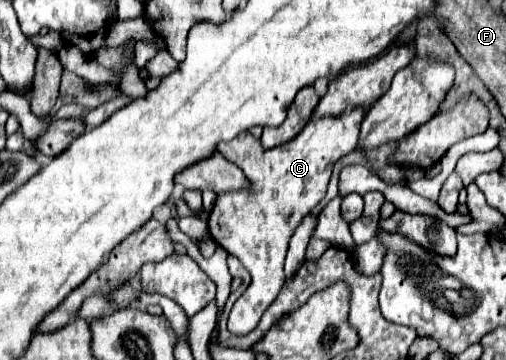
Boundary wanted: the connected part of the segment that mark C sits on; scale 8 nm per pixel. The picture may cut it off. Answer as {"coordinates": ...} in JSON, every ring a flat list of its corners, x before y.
{"coordinates":[[349,111,343,119,311,119,295,141,266,151,259,139,255,141,249,135,249,131,243,131,243,135,237,135,231,143,223,143,223,147,219,147,219,153,225,159,231,159,235,165,243,167,245,175,255,179,255,191,251,191,251,195,247,195,247,191,217,195,217,203,207,221,215,243,235,255,251,273,251,285,235,301,227,321,231,335,247,335,253,331,263,311,281,291,285,283,283,261,289,239,303,217,307,217,325,197,335,161,355,149,363,115,365,111]]}

